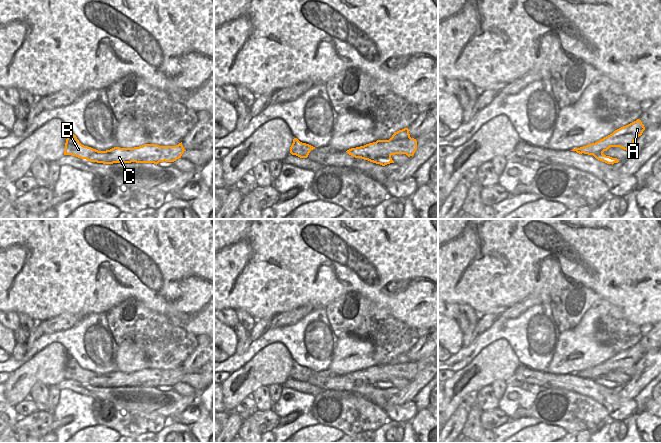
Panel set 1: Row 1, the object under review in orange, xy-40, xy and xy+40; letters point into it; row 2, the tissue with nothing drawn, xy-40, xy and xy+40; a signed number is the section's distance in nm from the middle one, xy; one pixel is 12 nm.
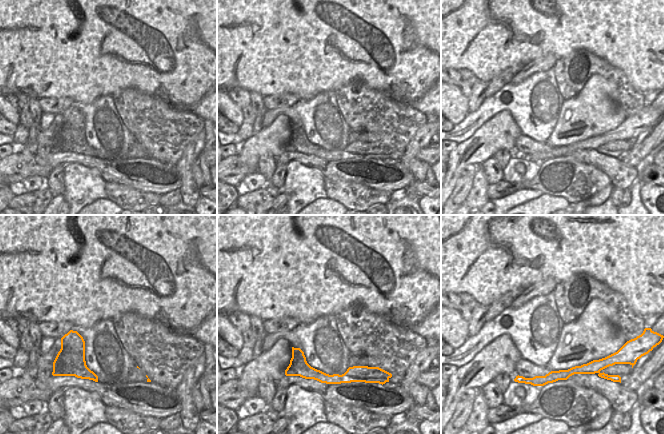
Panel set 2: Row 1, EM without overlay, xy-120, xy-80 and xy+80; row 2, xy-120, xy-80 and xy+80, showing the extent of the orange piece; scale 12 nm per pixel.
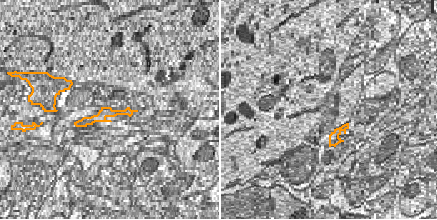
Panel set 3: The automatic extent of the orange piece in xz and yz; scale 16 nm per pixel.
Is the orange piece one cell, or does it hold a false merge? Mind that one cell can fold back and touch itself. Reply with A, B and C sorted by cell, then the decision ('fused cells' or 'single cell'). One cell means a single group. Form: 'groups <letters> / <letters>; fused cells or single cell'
groups A / B C; fused cells

